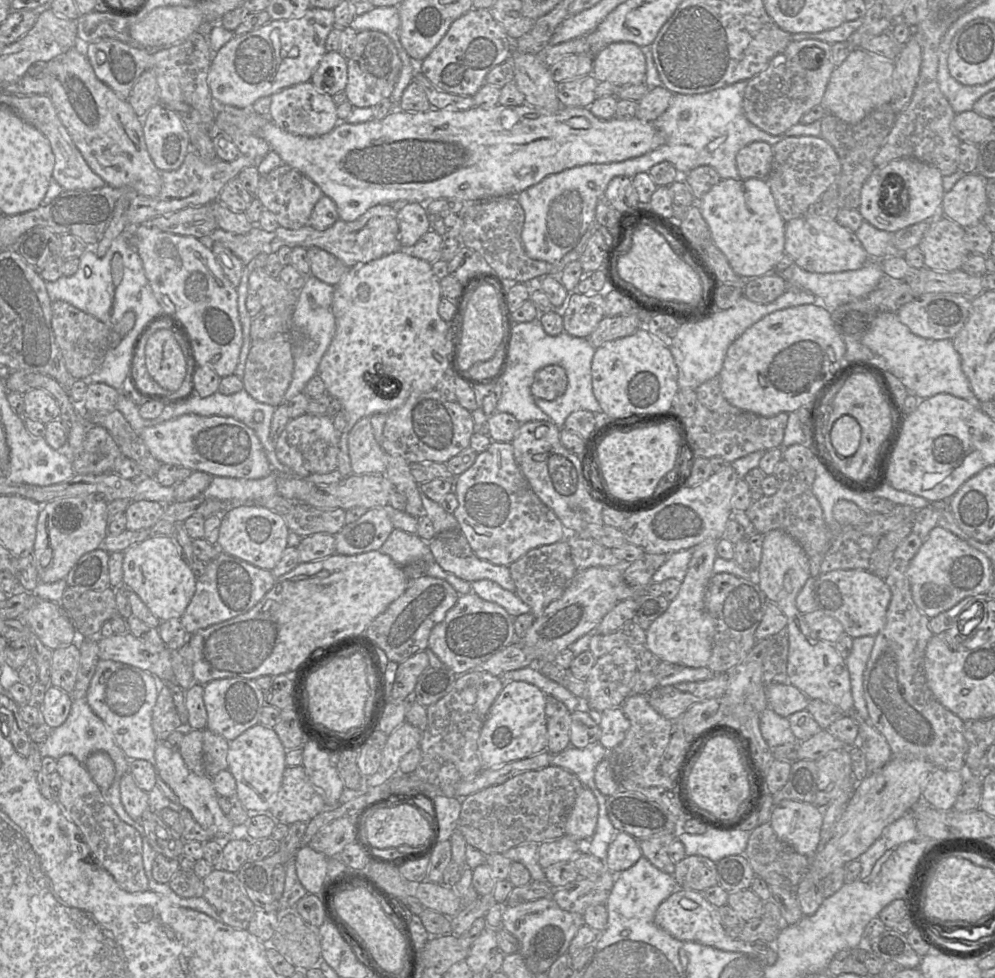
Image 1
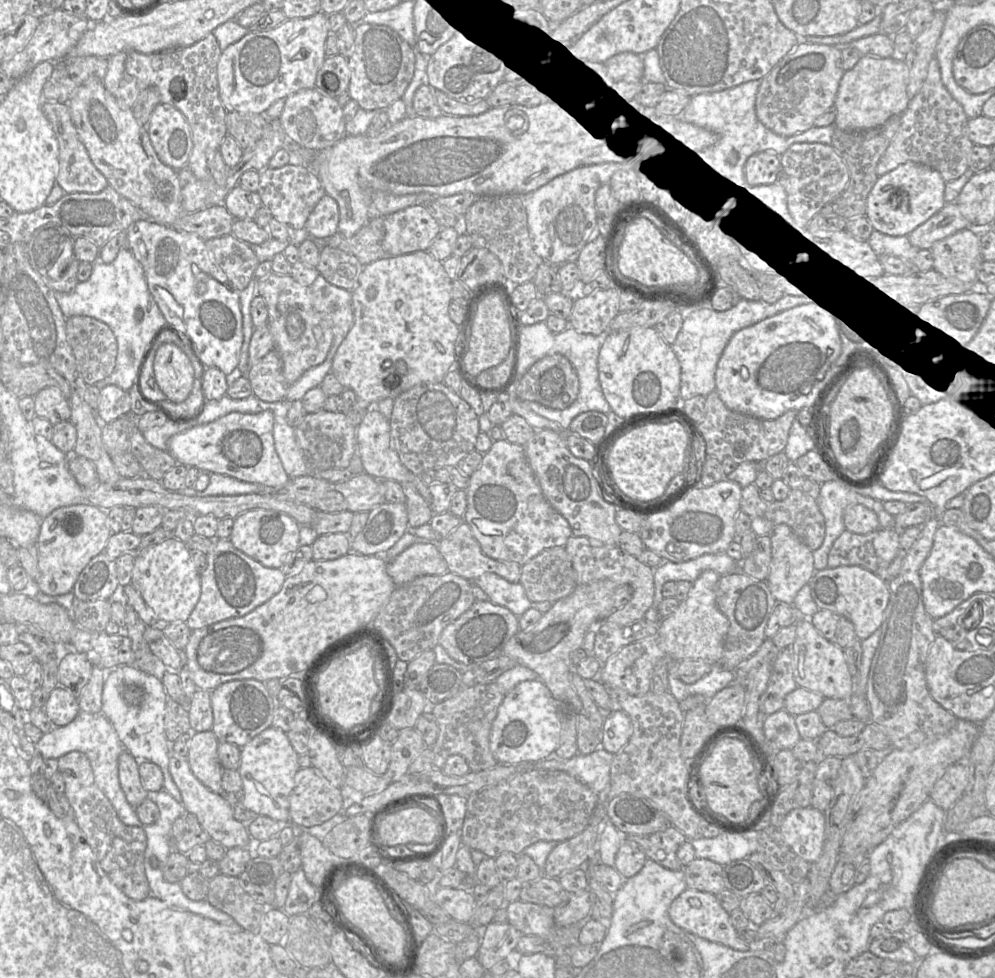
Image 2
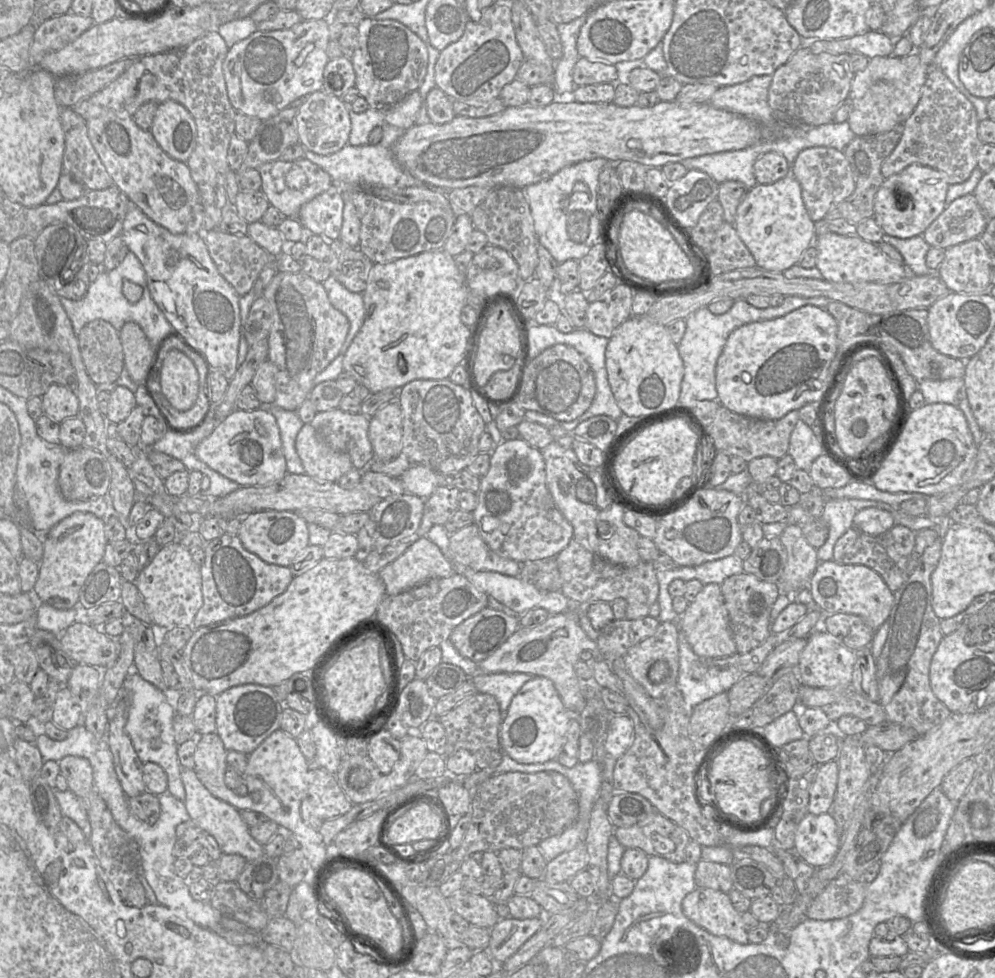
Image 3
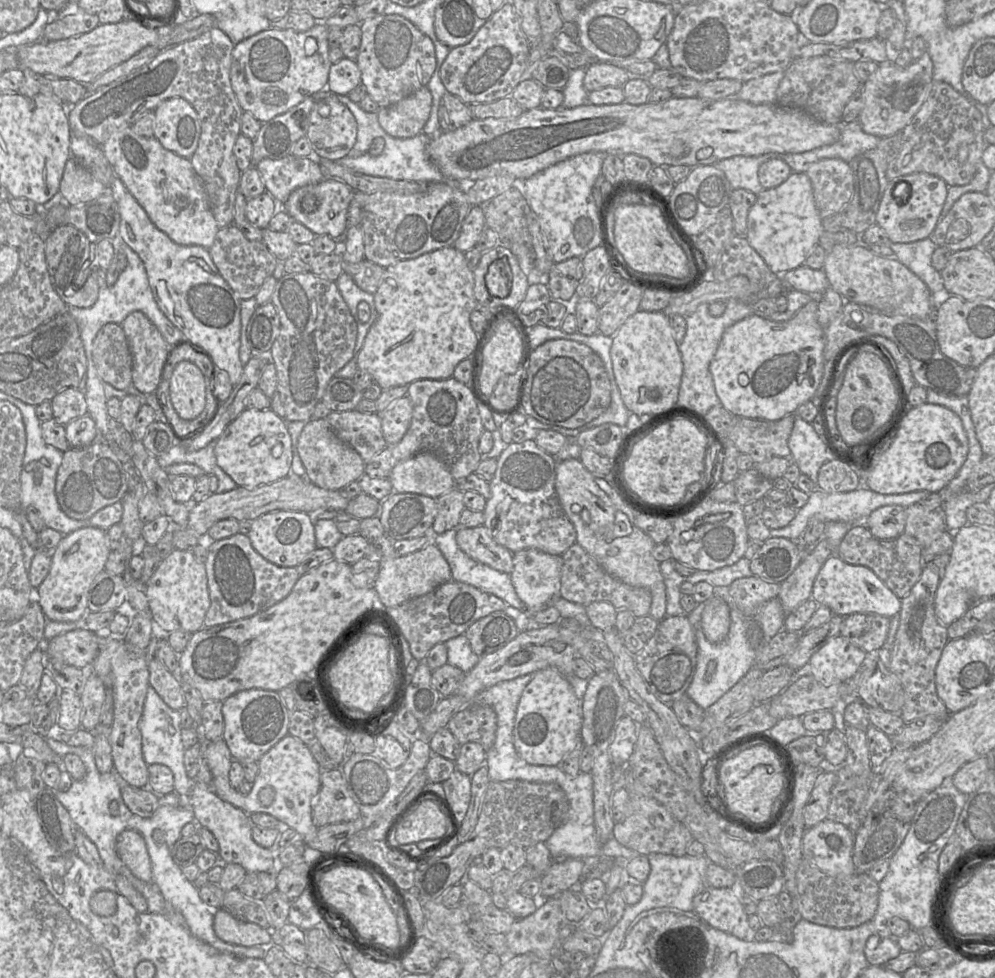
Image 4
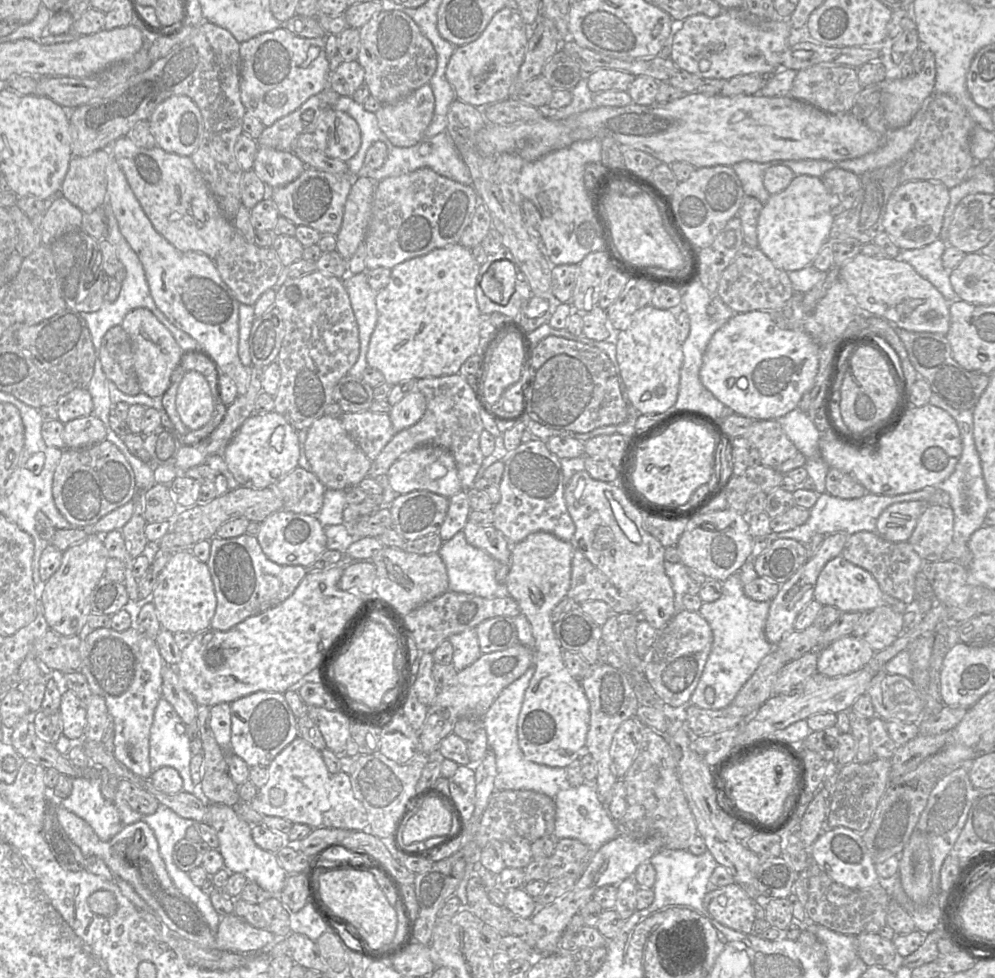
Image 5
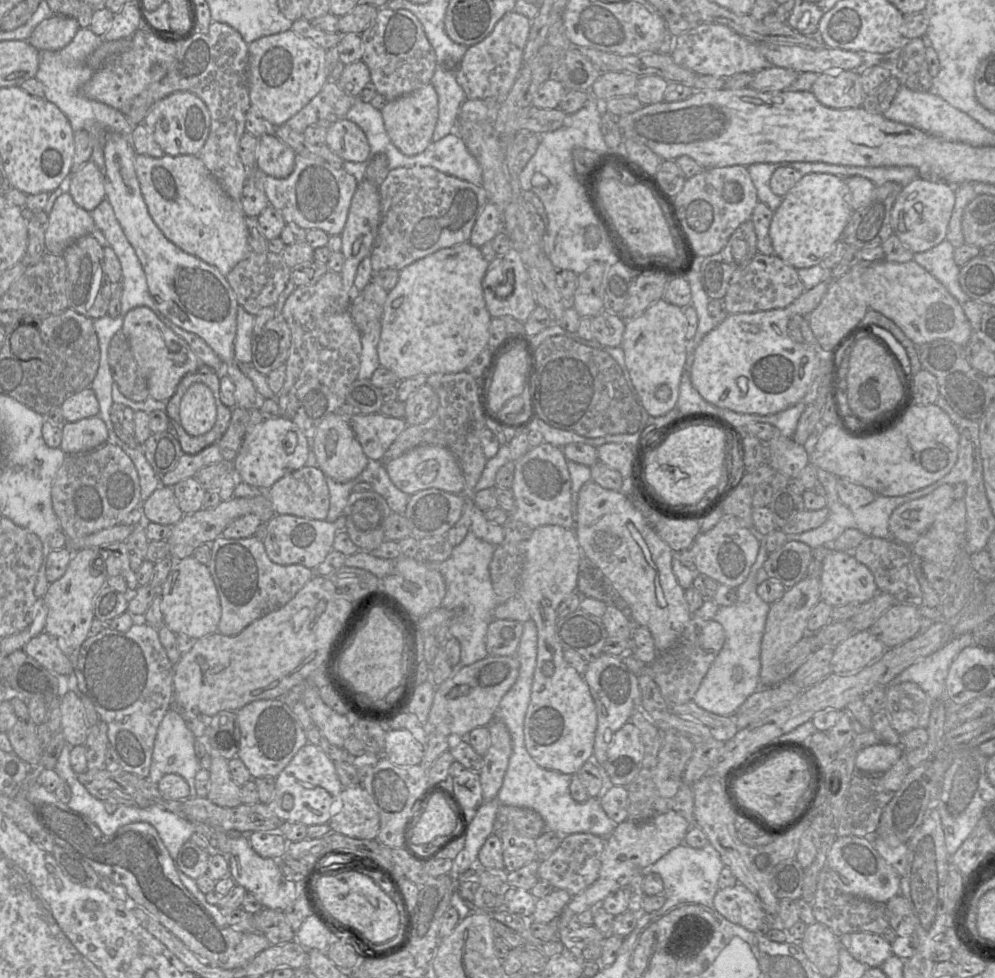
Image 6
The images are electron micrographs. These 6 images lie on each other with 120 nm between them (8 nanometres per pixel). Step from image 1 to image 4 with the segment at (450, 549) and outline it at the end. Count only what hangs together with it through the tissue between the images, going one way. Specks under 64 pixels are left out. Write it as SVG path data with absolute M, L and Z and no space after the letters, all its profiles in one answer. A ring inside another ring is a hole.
M484 525L457 528L456 542L459 548L475 561L500 572L512 572L514 554L497 543Z

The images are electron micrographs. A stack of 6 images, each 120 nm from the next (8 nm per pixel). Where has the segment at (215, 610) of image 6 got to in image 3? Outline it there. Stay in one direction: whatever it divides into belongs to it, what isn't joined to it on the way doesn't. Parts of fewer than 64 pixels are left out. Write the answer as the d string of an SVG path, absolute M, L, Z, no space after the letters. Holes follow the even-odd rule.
M178 541L162 546L132 583L142 594L154 624L165 629L192 628L194 618L203 605L203 596L201 566L192 559L189 549Z

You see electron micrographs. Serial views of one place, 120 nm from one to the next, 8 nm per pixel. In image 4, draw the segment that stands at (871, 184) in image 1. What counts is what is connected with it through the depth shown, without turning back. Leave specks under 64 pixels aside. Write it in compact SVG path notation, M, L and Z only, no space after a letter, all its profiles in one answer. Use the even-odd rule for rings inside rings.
M925 172L899 176L888 181L876 214L876 224L886 232L893 243L909 243L929 238L940 220L948 187L940 177ZM900 182L907 183L911 190L910 193L898 195L895 199L893 189Z

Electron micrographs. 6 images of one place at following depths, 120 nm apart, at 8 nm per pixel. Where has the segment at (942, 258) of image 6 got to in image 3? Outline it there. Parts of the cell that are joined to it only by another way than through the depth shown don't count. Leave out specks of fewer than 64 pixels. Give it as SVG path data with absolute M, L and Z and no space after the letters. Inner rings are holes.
M884 234L882 242L890 244L902 255L903 265L910 274L922 276L936 272L926 266L926 254L931 246L922 235L901 239Z

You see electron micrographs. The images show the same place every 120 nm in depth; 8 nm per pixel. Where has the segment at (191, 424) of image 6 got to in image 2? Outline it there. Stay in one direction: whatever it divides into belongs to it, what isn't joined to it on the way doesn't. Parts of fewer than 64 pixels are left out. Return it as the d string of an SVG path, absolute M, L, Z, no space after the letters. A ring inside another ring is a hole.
M165 340L157 349L153 370L157 385L169 401L181 403L188 397L194 383L194 369L175 342Z

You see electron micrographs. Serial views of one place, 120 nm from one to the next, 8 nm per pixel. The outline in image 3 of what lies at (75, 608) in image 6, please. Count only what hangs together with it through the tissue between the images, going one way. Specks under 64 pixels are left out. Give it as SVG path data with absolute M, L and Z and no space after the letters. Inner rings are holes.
M75 512L49 530L43 541L43 556L34 585L42 603L59 610L73 608L87 577L102 561L107 544L104 521L92 513Z

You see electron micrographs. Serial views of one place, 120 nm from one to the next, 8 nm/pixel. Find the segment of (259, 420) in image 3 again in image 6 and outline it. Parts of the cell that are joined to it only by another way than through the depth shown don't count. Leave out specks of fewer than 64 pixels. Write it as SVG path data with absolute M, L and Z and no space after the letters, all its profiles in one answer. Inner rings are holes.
M285 417L264 419L245 434L237 456L232 462L238 481L267 491L285 475L305 466L309 441L296 424Z

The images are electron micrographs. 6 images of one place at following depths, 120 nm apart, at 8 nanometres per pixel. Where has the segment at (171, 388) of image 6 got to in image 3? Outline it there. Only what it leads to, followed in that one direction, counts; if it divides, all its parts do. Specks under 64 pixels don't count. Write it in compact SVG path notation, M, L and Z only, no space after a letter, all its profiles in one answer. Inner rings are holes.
M127 322L120 331L124 366L131 380L142 385L153 356L153 349L145 333L135 322Z

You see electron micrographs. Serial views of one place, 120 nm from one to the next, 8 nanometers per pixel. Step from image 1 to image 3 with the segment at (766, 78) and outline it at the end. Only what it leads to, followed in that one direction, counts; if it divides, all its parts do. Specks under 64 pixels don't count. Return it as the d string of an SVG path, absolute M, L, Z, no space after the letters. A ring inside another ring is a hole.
M799 47L772 75L768 103L774 118L784 126L817 127L833 122L837 108L849 97L854 74L850 55L815 54L810 47Z

